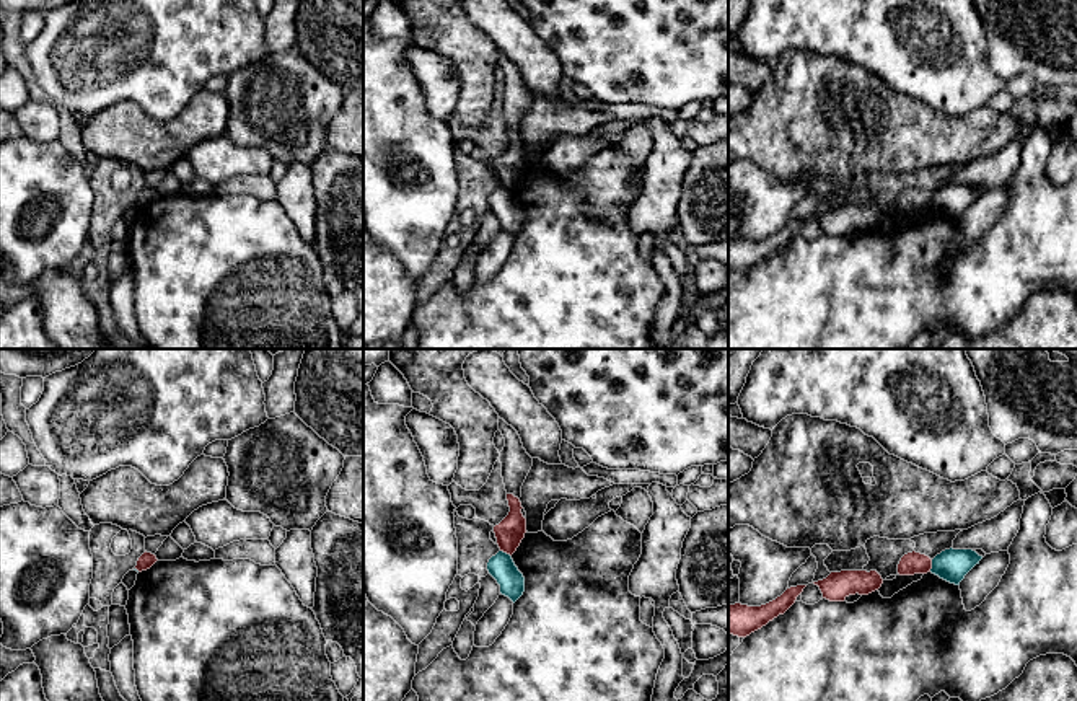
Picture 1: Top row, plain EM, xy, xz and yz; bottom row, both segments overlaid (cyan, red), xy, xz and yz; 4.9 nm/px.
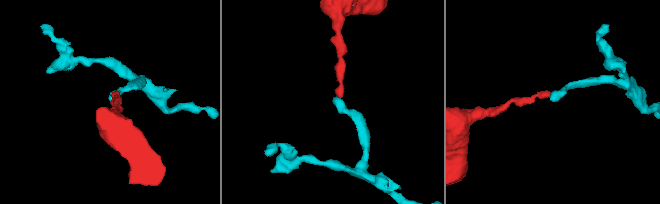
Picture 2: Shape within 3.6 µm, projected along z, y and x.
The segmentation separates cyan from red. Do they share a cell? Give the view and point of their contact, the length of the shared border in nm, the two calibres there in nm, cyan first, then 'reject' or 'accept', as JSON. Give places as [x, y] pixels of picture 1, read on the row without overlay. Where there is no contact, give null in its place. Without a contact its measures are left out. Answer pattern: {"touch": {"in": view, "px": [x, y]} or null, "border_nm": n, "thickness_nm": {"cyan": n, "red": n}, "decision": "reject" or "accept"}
{"touch": {"in": "yz", "px": [932, 201]}, "border_nm": 70, "thickness_nm": {"cyan": 160, "red": 110}, "decision": "reject"}

